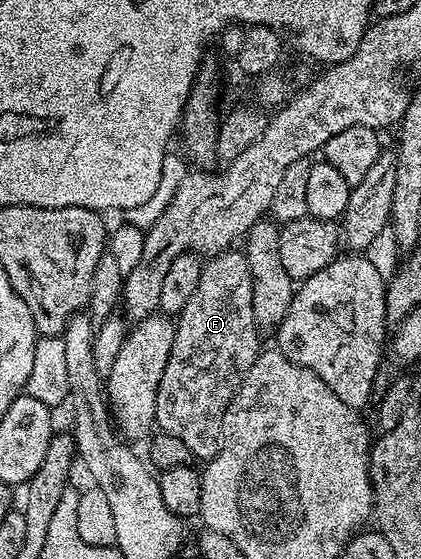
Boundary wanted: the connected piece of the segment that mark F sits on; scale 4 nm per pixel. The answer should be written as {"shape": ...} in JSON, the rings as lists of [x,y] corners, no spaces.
{"shape":[[[244,251],[210,255],[201,265],[195,294],[176,317],[171,354],[155,398],[156,427],[175,434],[198,461],[213,460],[221,449],[225,411],[245,372],[257,361],[260,338],[255,310],[251,310],[251,270]]]}

